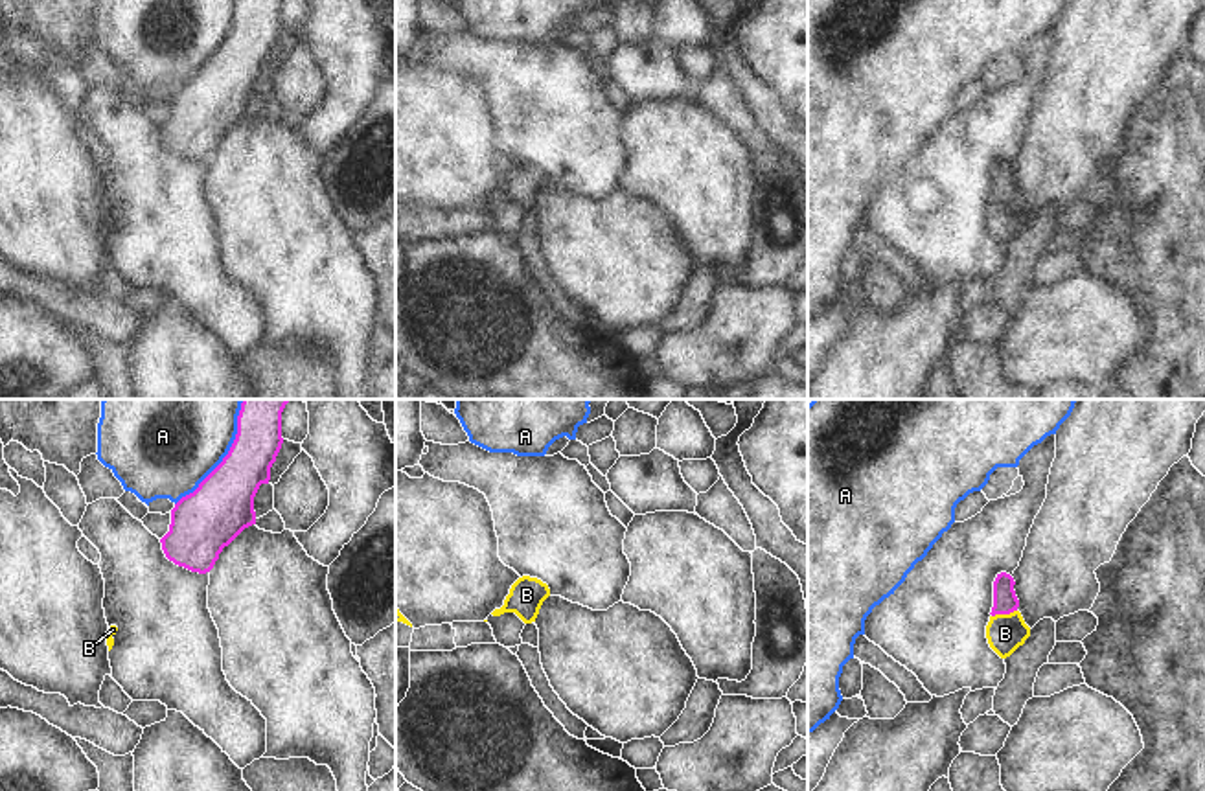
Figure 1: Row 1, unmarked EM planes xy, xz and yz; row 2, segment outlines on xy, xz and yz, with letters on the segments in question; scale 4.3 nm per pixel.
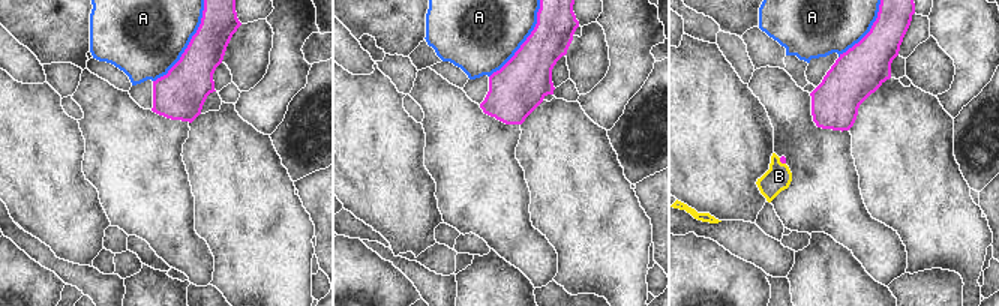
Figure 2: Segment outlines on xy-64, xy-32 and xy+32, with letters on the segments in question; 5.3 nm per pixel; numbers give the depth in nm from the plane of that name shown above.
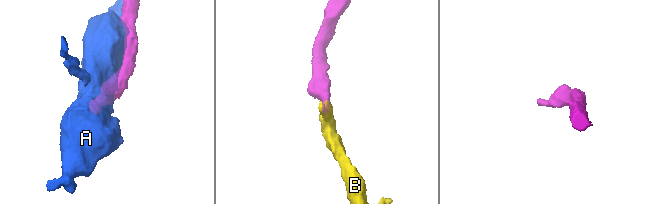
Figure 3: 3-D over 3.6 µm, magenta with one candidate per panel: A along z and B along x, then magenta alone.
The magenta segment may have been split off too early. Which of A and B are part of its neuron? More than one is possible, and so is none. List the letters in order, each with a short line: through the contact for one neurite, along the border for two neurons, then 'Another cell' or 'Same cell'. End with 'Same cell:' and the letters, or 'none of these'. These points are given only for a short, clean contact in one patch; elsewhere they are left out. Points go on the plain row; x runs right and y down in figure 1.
A: Another cell
B: Line: yz (1005, 188), (1003, 201), (1005, 221). Same cell
Same cell: B.

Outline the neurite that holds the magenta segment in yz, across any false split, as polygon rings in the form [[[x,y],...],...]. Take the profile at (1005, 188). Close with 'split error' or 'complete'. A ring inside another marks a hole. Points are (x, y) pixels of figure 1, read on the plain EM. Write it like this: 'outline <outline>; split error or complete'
outline [[[1006,160],[993,169],[993,195],[986,213],[990,235],[1001,245],[1010,245],[1030,224],[1030,215],[1017,199],[1019,188],[1014,178],[1014,166]]]; split error

